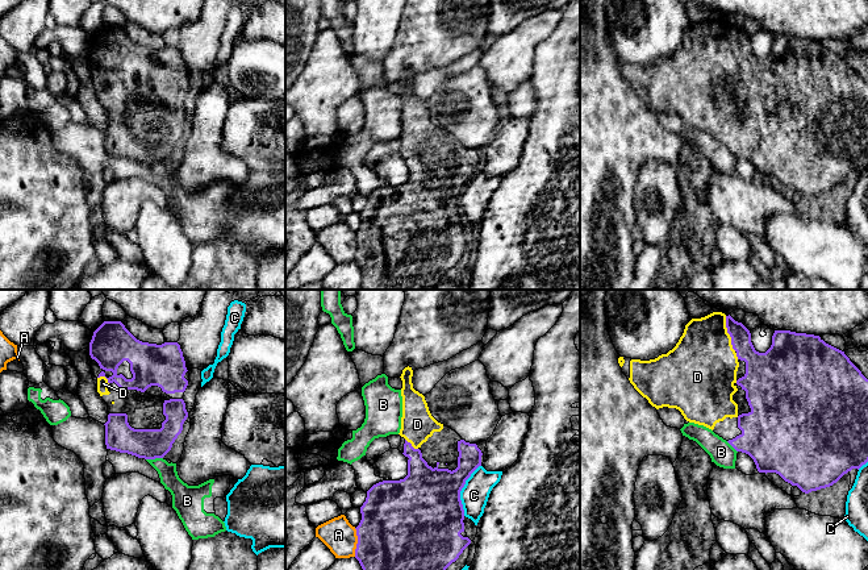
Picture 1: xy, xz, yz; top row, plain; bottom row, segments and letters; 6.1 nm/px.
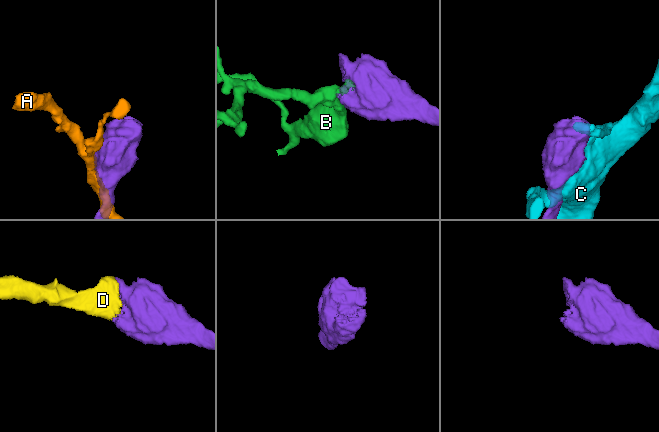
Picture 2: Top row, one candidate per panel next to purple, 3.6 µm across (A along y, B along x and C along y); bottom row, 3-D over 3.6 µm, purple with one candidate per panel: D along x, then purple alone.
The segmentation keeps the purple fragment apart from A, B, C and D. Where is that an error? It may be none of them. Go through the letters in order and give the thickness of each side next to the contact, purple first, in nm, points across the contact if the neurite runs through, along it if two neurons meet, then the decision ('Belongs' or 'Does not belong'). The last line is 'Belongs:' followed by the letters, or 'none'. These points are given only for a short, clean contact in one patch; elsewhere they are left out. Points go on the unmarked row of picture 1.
A: Thickness 500 nm (purple) against 200 nm. Does not belong
B: Thickness 190 nm (purple) against 120 nm. Boundary: xy (162, 162), (146, 165). Does not belong
C: Thickness 460 nm (purple) against 170 nm. Does not belong
D: Thickness 130 nm (purple) against 400 nm. Belongs
Belongs: D

